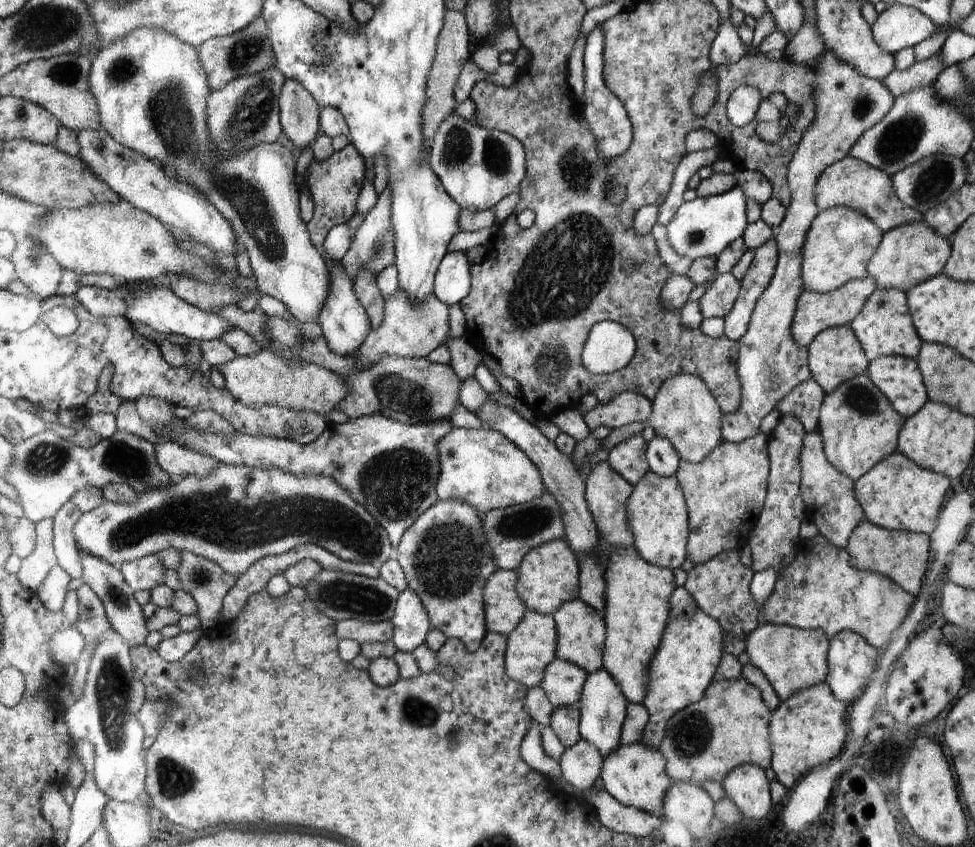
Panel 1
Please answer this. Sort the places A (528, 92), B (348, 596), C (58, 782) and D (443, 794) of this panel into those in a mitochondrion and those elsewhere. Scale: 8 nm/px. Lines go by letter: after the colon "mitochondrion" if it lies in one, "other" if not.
A: other
B: mitochondrion
C: other
D: other

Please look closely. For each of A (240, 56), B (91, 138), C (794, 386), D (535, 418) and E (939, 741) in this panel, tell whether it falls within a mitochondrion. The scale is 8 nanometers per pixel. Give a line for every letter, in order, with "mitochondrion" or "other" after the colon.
A: mitochondrion
B: other
C: other
D: other
E: other

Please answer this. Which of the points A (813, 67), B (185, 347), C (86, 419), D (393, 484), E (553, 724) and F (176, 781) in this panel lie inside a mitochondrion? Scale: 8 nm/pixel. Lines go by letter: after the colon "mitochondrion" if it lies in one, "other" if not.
A: other
B: other
C: other
D: mitochondrion
E: other
F: mitochondrion

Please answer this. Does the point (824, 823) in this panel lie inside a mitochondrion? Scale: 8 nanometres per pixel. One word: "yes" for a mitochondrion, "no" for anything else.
no

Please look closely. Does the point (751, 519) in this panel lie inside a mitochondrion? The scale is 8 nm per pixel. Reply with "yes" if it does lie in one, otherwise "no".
no

